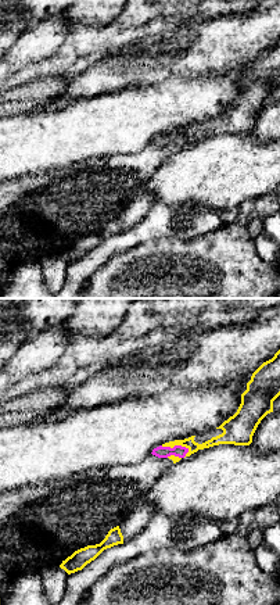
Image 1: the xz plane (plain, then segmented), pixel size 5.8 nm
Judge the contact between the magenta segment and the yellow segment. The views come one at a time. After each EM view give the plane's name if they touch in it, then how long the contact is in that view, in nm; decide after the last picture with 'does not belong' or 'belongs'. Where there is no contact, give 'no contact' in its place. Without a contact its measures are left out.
xz | 170 nm

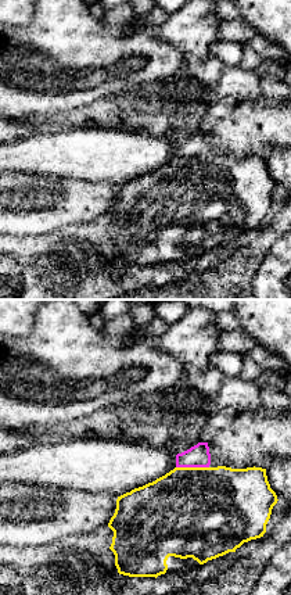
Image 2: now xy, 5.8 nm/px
xy | 190 nm

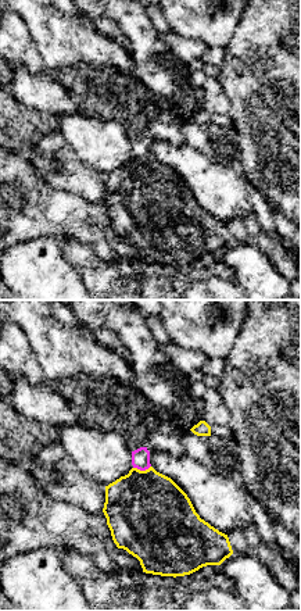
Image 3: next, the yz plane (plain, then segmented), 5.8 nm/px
yz | 110 nm

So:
belongs

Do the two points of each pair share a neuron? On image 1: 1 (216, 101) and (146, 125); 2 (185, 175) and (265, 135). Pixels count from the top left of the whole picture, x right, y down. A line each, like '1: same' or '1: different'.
1: same
2: different

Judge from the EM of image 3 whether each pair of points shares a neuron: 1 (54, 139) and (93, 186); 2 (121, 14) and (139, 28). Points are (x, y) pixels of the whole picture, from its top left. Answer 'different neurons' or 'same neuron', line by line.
1: same neuron
2: same neuron

